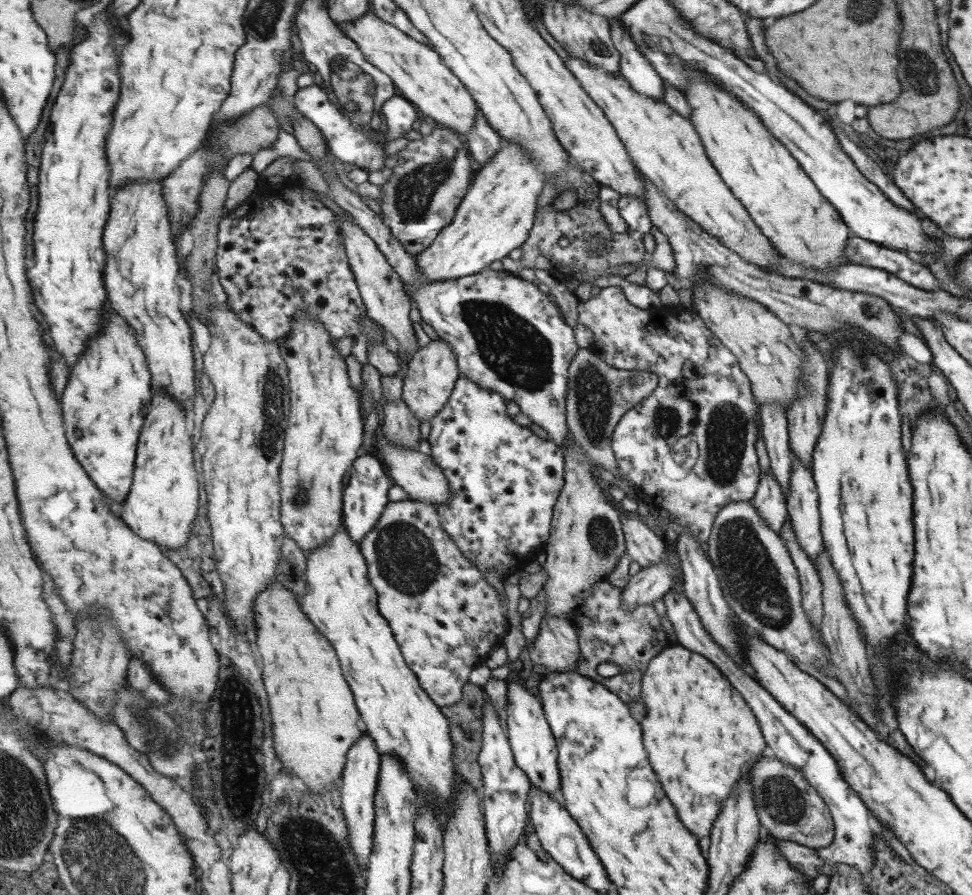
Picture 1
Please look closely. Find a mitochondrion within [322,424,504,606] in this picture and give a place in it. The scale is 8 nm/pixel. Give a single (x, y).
(407, 560)

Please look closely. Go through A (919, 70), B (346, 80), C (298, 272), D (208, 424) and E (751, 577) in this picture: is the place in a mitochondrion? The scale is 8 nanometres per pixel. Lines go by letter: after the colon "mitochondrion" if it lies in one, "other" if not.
A: mitochondrion
B: mitochondrion
C: other
D: other
E: mitochondrion

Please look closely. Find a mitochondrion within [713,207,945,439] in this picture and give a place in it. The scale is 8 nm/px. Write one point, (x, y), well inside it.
(862, 356)

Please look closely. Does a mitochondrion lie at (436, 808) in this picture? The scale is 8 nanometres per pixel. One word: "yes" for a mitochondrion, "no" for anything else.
no

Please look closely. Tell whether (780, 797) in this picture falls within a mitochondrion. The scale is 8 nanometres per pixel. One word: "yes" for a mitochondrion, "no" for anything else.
yes

